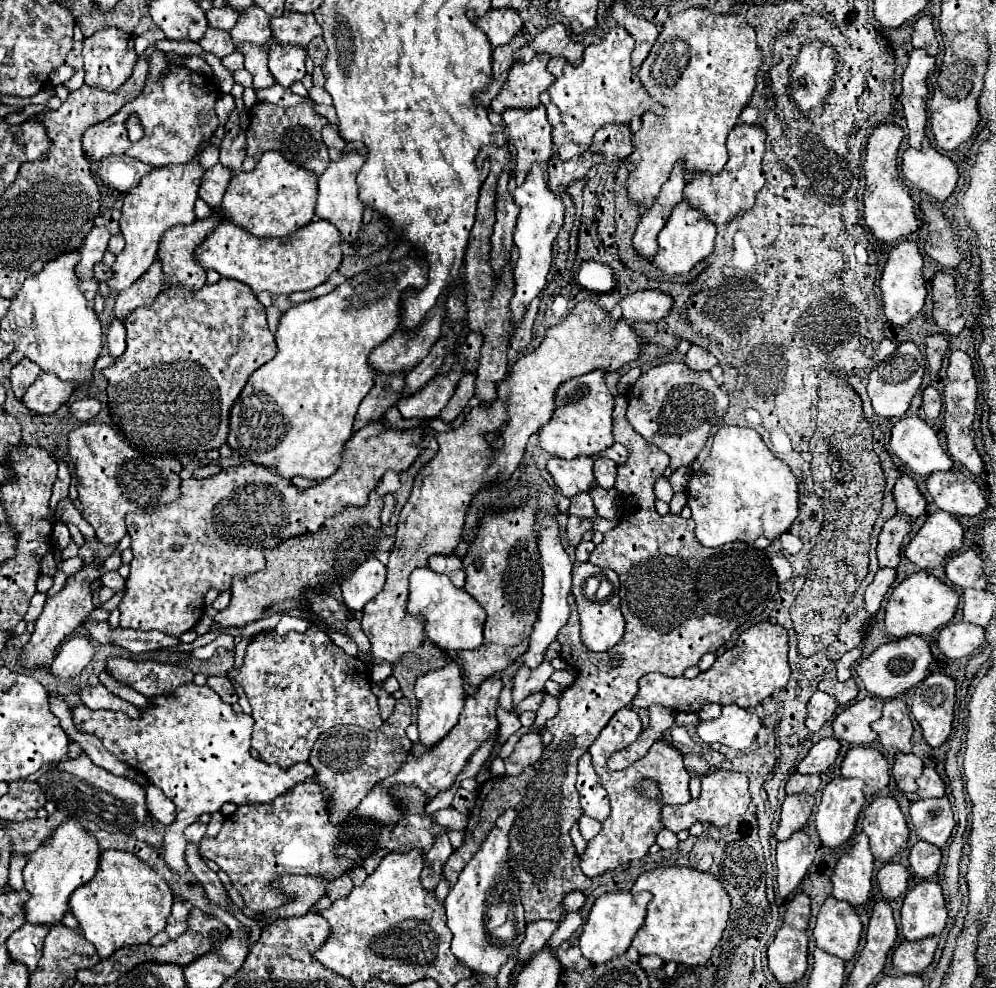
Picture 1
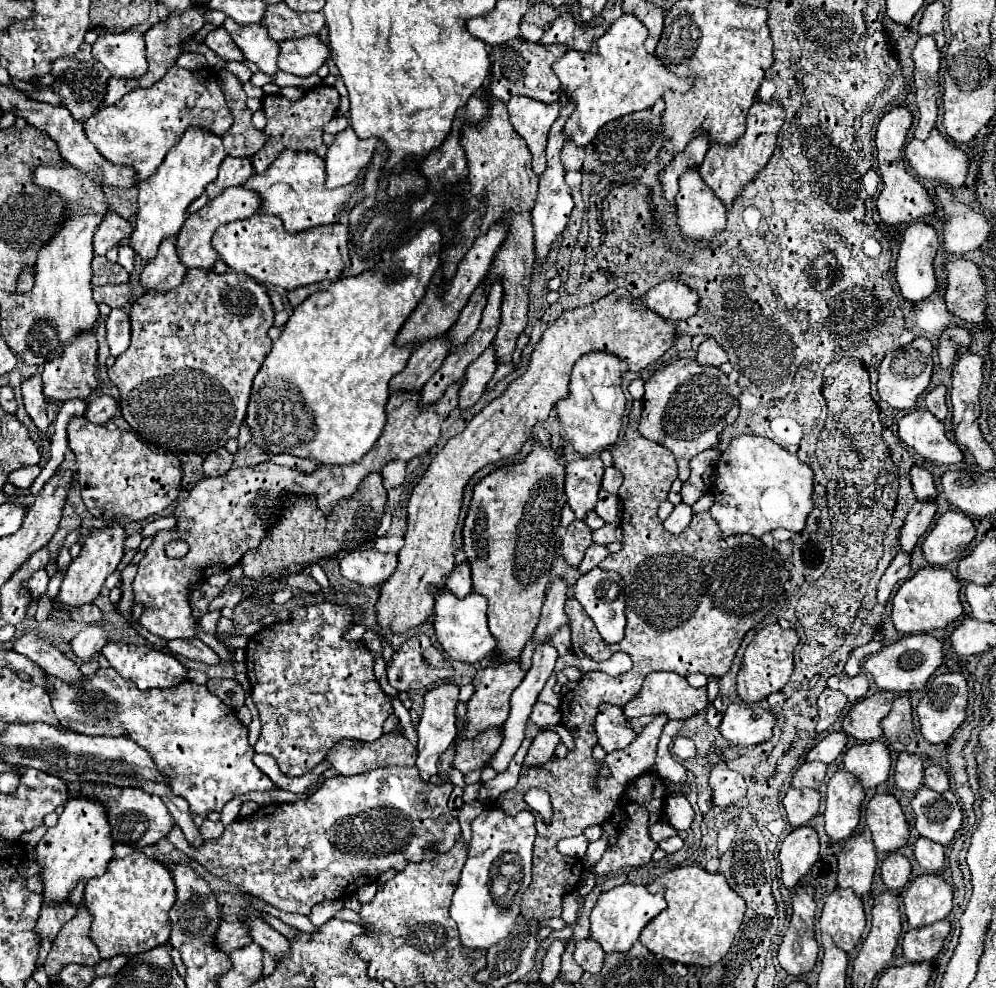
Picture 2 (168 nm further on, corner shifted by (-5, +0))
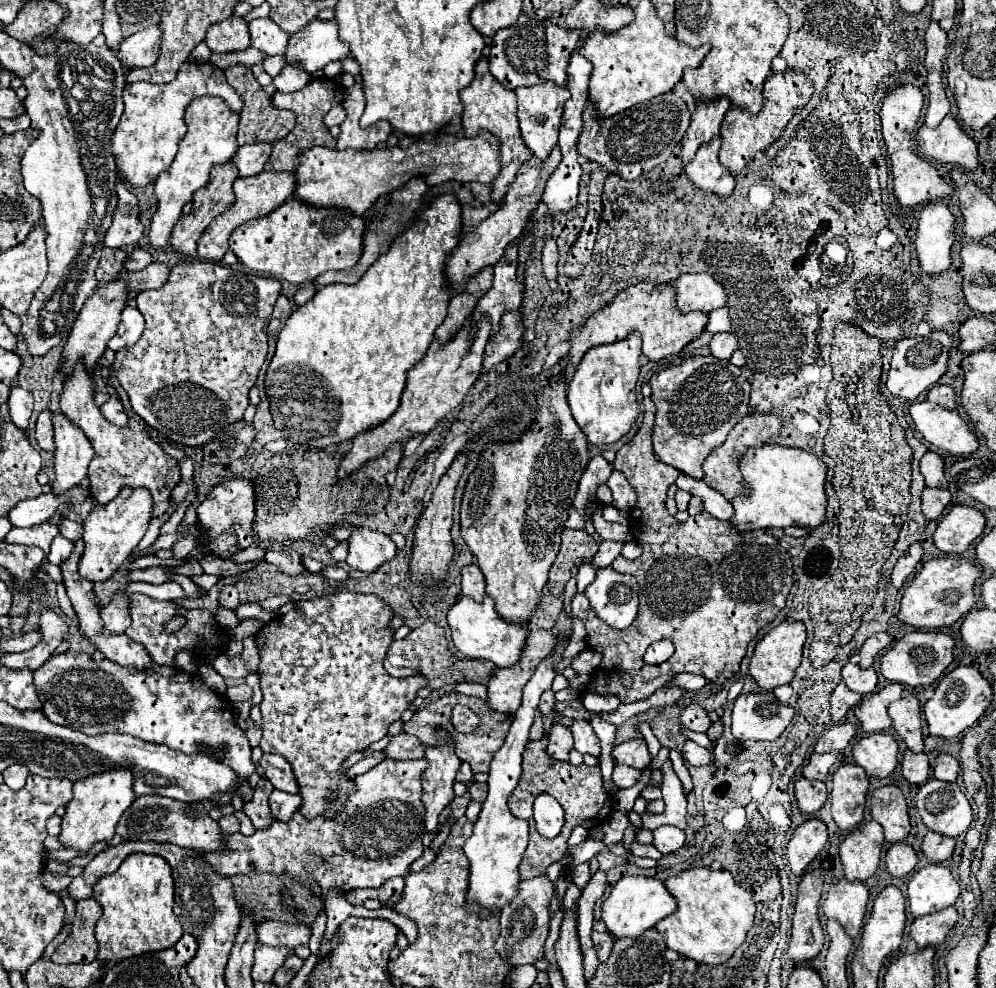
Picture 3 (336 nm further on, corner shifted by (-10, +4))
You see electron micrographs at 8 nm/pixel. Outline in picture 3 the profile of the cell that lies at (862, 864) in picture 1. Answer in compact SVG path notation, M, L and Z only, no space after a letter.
M874 820L858 826L840 844L840 860L844 866L844 876L854 882L866 882L878 870L880 850L884 844L882 826Z

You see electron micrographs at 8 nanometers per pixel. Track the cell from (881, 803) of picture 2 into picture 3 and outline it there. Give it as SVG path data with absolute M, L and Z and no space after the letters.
M884 786L872 792L872 818L882 824L886 842L902 842L910 834L910 816L906 800L898 786Z

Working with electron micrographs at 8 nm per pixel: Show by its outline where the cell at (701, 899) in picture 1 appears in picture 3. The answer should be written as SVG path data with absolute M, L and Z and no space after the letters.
M712 868L684 870L668 878L664 886L678 902L678 910L654 926L666 940L666 946L698 964L724 964L744 942L754 922L756 904L750 892L740 888L730 872Z

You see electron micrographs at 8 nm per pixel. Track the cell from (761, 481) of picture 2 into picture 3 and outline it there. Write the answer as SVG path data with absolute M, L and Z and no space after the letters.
M766 444L746 450L740 470L746 482L746 494L732 500L734 516L730 518L730 524L736 530L746 532L754 528L766 530L786 526L802 526L812 530L822 524L826 514L826 464L814 454L782 444Z

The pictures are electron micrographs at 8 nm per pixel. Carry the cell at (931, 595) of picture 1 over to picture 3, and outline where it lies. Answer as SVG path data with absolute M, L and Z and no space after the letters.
M940 556L928 560L914 576L914 580L906 586L900 602L898 618L904 624L914 626L918 630L934 630L958 622L976 604L974 584L978 576L980 576L980 568L960 556L944 556L944 558Z

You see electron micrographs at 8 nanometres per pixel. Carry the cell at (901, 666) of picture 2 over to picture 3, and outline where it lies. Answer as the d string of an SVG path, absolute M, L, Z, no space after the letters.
M910 632L900 642L896 642L886 654L880 658L880 674L890 680L904 686L926 686L932 684L938 676L944 674L944 670L952 662L952 646L954 640L948 634L942 632Z

